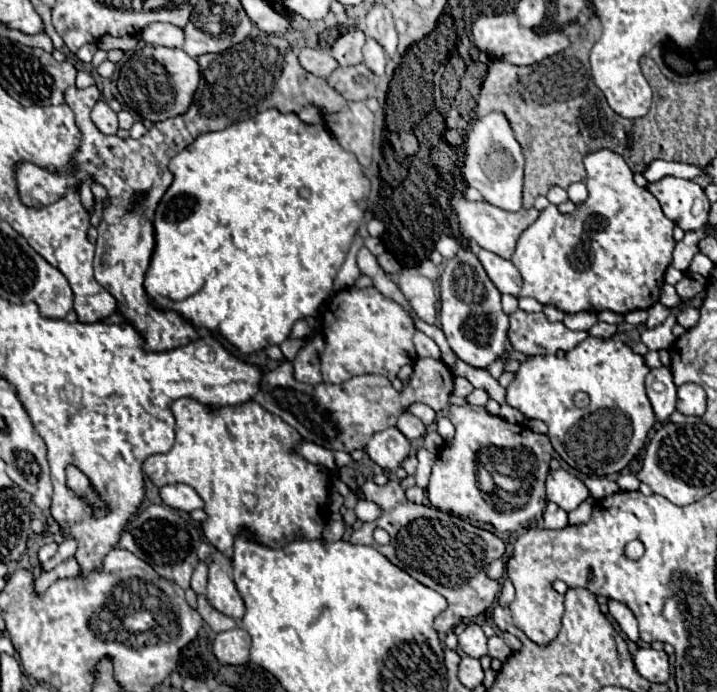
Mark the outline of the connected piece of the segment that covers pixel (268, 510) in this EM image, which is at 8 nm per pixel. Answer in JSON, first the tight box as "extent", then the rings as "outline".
{"extent":[143,397,329,559],"outline":[[[183,397],[171,403],[171,413],[175,417],[175,445],[165,455],[151,455],[143,461],[143,475],[149,477],[157,487],[181,481],[191,485],[199,497],[205,501],[203,511],[207,519],[203,521],[203,533],[207,541],[217,547],[227,559],[233,557],[235,537],[247,529],[251,539],[259,545],[279,549],[301,539],[319,539],[328,516],[329,479],[323,475],[319,465],[307,463],[299,455],[293,455],[295,443],[301,435],[291,431],[283,419],[263,411],[259,403],[243,403],[235,407],[221,407],[209,411],[195,399]]]}

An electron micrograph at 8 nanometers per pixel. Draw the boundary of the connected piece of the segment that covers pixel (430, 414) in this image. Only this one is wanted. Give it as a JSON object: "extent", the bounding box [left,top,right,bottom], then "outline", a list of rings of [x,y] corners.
{"extent":[405,405,435,427],"outline":[[[409,405],[405,409],[405,413],[411,413],[411,415],[419,417],[427,427],[431,427],[435,423],[435,411],[429,405]]]}

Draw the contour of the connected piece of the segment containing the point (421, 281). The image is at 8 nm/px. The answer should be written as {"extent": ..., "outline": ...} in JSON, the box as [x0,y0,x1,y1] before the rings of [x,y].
{"extent":[399,269,437,323],"outline":[[[403,269],[399,275],[399,289],[411,309],[417,313],[419,319],[425,323],[435,323],[437,311],[435,311],[435,285],[431,279],[419,275],[415,269]]]}

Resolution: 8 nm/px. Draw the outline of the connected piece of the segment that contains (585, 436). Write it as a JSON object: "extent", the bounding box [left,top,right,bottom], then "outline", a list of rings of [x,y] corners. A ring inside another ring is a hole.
{"extent":[509,337,655,477],"outline":[[[587,337],[561,359],[557,355],[529,357],[509,383],[509,405],[529,419],[545,421],[555,451],[563,461],[585,475],[595,473],[605,477],[619,473],[639,453],[649,429],[655,425],[655,413],[643,387],[649,369],[643,357],[633,353],[623,339],[627,337]],[[577,391],[589,395],[589,407],[577,409],[573,405],[573,395]]]}

